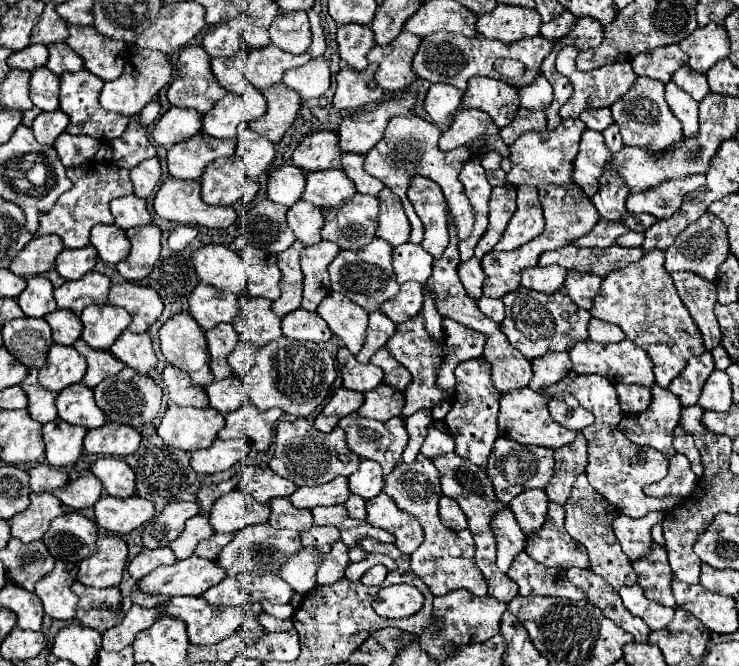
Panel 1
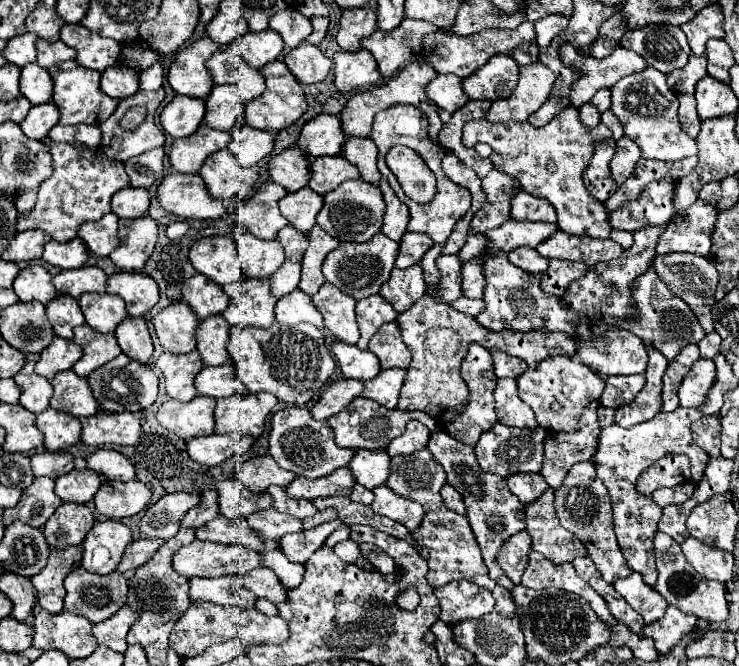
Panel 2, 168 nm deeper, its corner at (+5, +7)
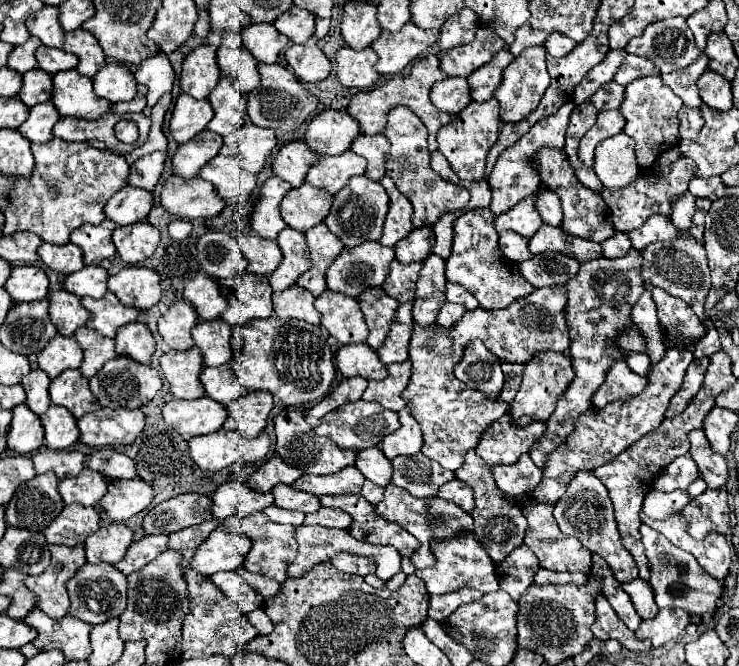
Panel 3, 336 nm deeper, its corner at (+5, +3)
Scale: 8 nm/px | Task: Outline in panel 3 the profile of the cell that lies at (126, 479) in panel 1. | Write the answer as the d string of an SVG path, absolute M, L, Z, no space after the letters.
M116 449L94 451L88 457L86 467L102 473L106 479L134 479L136 477L134 461Z

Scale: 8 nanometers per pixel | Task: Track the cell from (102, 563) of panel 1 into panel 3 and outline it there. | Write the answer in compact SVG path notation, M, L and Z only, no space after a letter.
M106 523L86 539L88 563L118 563L132 543L132 529L124 523Z

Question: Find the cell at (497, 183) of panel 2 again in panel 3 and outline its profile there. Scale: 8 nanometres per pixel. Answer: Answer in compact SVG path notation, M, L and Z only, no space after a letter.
M572 101L564 103L562 109L558 109L558 113L550 115L550 117L544 117L542 121L534 123L532 129L522 135L512 147L508 147L506 151L502 151L502 155L498 157L494 169L492 169L492 175L488 179L490 183L490 189L492 189L492 203L490 203L490 209L494 211L494 215L500 215L504 211L508 211L512 205L516 205L520 199L532 195L536 191L536 187L540 185L540 177L538 177L538 167L536 167L536 153L544 147L548 149L558 149L558 151L564 151L564 137L566 137L566 125L568 125L568 119L570 119L570 113L576 105Z

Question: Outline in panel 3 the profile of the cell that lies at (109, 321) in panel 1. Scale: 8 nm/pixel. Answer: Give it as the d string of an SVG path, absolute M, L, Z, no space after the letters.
M106 291L106 295L102 299L84 297L82 305L92 313L92 319L86 325L106 337L114 337L118 327L136 321L140 315L140 309L122 305L120 299L110 291Z

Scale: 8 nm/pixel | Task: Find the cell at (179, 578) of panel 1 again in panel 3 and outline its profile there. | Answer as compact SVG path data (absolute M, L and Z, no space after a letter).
M222 523L210 533L210 537L198 547L192 569L204 575L218 571L236 571L248 555L248 537L242 533L230 533Z

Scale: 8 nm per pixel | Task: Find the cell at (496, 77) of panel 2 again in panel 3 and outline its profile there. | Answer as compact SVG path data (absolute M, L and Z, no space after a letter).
M500 49L490 63L486 63L486 67L474 71L470 77L468 77L468 83L470 83L470 93L472 93L472 99L474 101L488 101L496 87L500 85L502 81L502 71L514 61L514 55L508 51L508 49Z

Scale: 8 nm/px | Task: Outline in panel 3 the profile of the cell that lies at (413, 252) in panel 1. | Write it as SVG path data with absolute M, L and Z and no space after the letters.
M422 227L422 229L414 229L408 237L404 237L402 241L398 241L398 245L394 247L396 251L396 259L400 263L414 263L414 261L424 261L428 257L428 253L432 251L430 245L430 237L432 237L432 227Z

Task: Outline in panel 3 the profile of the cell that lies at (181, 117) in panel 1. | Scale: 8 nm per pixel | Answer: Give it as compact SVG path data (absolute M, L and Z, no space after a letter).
M180 93L170 119L170 133L178 143L186 143L196 133L206 129L212 115L214 115L214 109L208 99L198 101L186 93Z

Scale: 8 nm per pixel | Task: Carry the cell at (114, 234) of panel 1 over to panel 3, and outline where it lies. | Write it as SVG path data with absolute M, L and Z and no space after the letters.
M104 219L100 225L82 225L72 231L70 241L82 249L84 265L100 263L102 259L108 259L116 253L112 243L114 229L116 229L116 223L110 219Z

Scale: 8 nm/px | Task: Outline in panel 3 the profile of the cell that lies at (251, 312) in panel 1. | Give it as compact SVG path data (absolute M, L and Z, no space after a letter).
M244 273L234 279L220 283L222 293L228 301L222 317L232 325L246 325L252 319L266 319L274 315L272 309L272 287L268 277Z

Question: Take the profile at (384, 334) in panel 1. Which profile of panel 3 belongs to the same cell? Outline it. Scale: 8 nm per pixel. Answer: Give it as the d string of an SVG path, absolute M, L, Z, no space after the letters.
M370 287L358 295L358 305L364 313L364 319L370 327L370 335L366 343L372 349L380 349L384 345L386 333L390 329L392 317L398 309L398 301L384 293L382 287Z

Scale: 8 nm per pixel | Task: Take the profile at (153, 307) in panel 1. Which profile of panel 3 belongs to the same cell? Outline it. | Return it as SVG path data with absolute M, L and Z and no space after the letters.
M124 267L124 269L118 271L116 275L110 275L110 279L108 279L108 289L110 289L124 305L130 305L130 307L136 307L136 309L142 309L142 311L154 307L154 305L160 301L160 295L162 295L160 277L158 277L158 273L154 273L154 269L148 269L148 267Z

